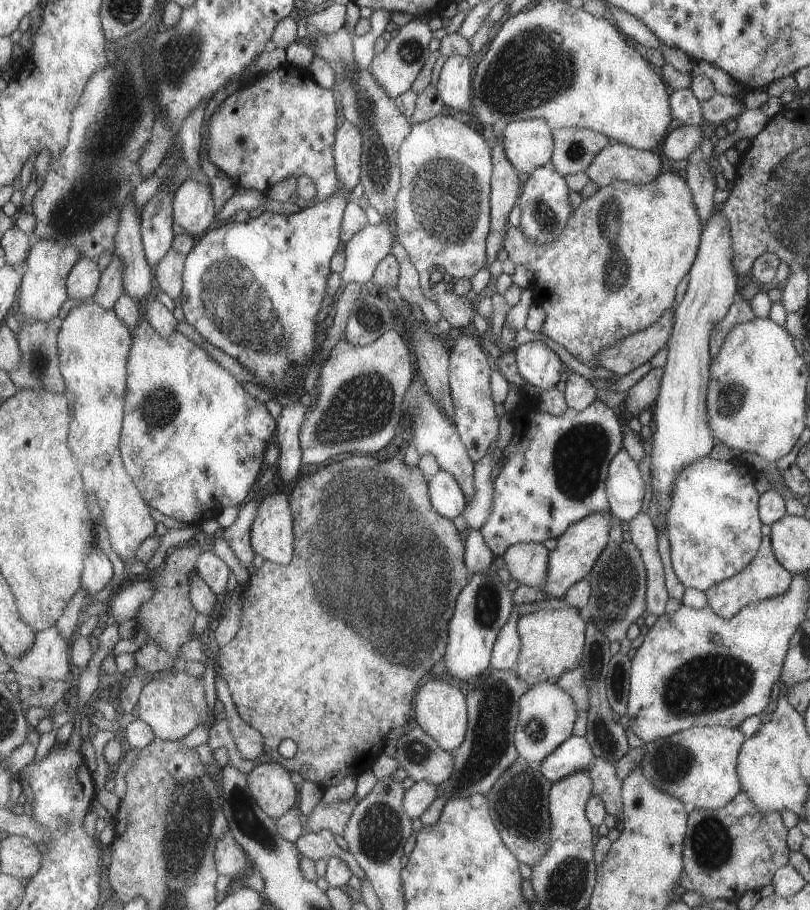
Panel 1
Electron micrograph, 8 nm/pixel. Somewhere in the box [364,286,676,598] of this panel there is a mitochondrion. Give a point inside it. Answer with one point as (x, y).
(579, 453)

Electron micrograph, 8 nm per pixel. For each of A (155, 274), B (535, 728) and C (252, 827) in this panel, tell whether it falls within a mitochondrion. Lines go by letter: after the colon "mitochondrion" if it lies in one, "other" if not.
A: other
B: mitochondrion
C: mitochondrion

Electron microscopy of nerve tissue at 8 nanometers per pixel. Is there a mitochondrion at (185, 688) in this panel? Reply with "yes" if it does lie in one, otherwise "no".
yes

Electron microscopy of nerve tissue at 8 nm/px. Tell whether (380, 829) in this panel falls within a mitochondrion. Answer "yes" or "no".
yes

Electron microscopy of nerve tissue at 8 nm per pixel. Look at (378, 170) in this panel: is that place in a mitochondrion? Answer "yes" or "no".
yes

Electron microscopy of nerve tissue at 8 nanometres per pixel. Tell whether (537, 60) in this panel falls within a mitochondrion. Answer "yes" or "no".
yes

